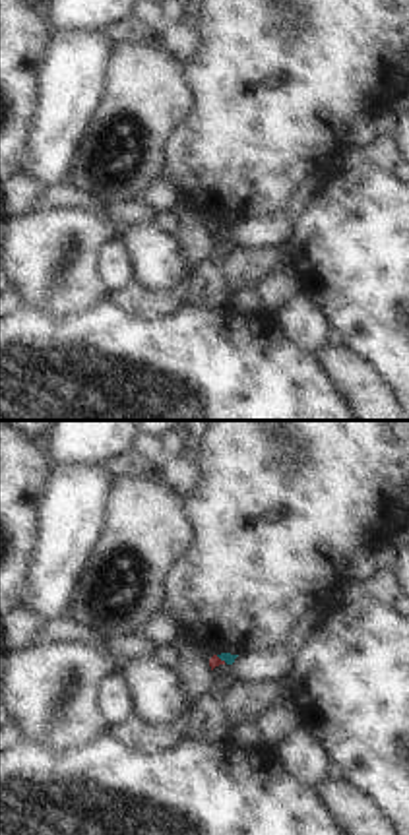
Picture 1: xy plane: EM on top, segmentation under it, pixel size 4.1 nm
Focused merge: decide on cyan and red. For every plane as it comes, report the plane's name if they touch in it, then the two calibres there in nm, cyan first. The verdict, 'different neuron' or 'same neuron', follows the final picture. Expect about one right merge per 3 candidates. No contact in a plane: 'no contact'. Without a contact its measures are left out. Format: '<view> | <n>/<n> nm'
xy | 50/50 nm

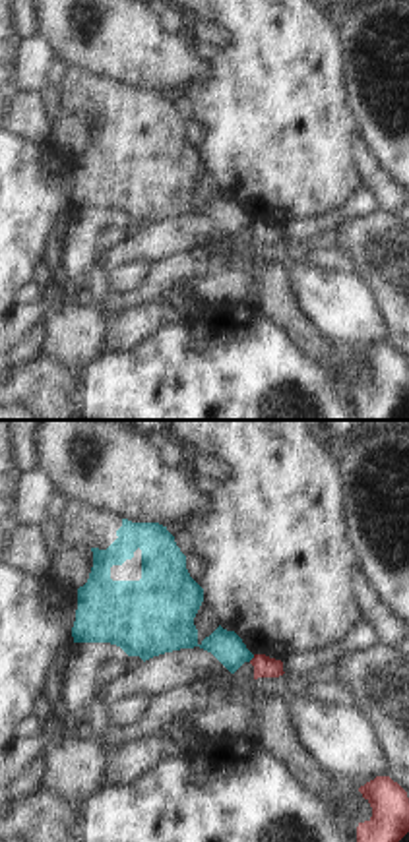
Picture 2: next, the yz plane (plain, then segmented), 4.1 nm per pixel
yz | 140/90 nm

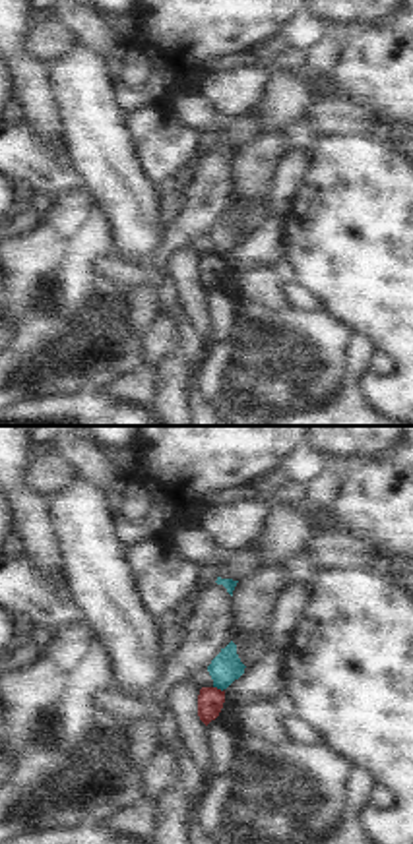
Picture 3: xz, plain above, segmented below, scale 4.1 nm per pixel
xz | 120/110 nm

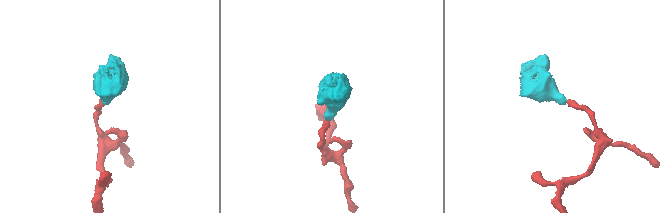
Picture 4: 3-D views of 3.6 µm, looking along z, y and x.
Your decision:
different neuron

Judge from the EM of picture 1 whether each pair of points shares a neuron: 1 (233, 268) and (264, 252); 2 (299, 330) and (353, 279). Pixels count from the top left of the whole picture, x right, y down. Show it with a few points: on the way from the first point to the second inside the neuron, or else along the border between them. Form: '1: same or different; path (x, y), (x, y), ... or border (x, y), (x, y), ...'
1: same; path (241, 266), (251, 266), (256, 260)
2: different; border (301, 293), (330, 326)

